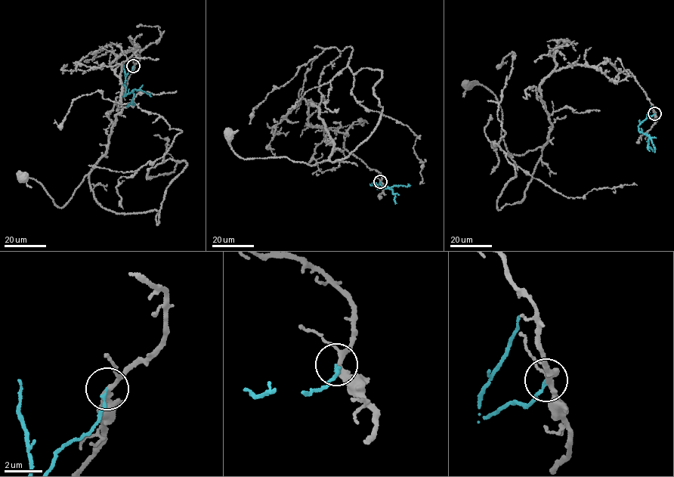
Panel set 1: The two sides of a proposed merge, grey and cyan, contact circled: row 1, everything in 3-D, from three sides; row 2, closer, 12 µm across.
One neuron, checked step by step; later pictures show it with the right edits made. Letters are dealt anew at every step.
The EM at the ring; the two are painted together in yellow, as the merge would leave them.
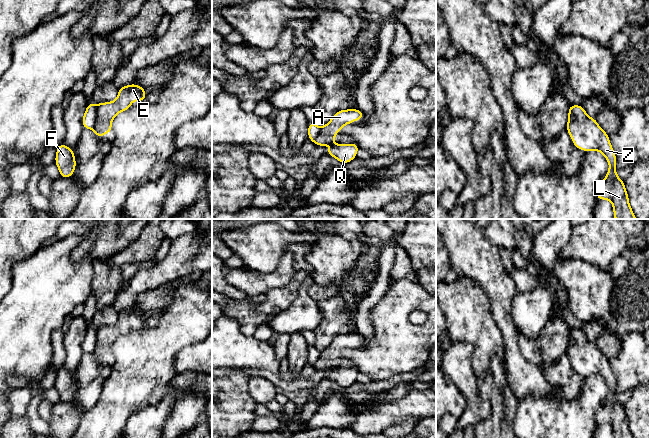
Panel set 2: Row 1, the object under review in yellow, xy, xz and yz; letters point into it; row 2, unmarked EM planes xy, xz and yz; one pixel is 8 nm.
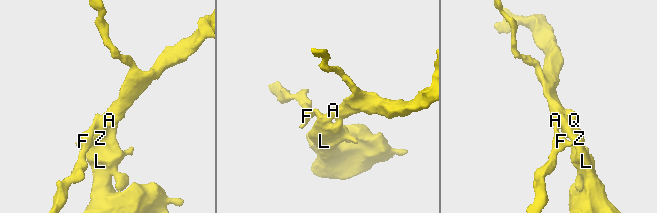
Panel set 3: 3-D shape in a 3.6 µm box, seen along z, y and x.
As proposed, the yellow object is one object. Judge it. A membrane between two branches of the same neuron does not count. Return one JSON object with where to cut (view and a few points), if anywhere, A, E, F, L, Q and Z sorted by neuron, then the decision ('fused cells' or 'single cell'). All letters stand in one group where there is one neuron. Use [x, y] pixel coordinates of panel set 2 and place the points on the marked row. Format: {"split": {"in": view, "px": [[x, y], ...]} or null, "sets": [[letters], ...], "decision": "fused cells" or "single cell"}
{"split": {"in": "xy", "px": [[96, 105], [96, 123], [92, 128]]}, "sets": [["A", "E", "L", "Q", "Z"], ["F"]], "decision": "fused cells"}

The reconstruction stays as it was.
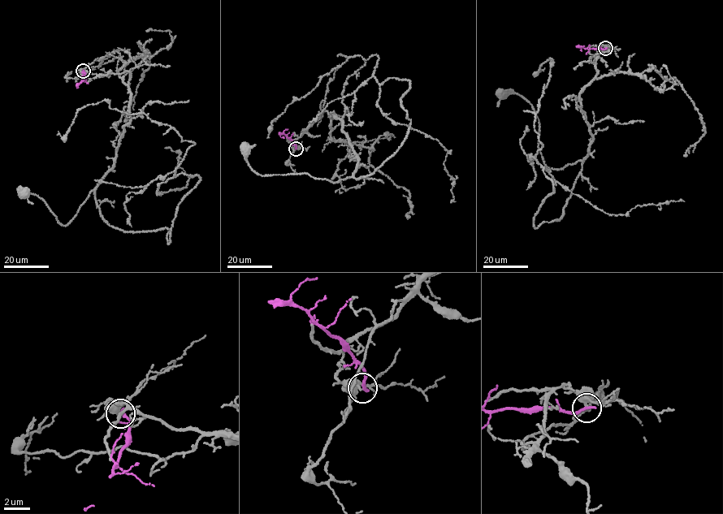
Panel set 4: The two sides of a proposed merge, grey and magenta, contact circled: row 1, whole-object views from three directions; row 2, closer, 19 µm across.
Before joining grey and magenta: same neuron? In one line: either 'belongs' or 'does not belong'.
does not belong

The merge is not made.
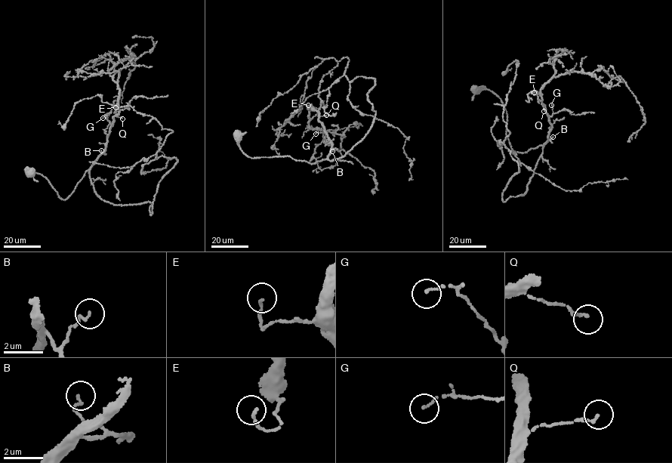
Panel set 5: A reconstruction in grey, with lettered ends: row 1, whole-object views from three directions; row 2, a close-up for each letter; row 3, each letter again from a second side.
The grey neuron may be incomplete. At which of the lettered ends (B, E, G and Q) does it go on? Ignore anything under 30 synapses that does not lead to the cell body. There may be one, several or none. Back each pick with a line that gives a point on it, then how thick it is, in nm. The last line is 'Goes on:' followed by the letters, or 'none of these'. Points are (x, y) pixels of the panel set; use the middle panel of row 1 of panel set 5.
Goes on: none of these

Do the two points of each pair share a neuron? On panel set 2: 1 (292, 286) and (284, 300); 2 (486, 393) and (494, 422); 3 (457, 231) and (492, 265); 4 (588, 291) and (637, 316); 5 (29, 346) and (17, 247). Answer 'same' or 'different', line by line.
1: same
2: same
3: same
4: different
5: different

